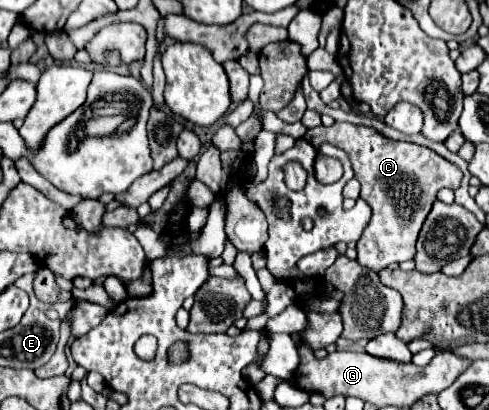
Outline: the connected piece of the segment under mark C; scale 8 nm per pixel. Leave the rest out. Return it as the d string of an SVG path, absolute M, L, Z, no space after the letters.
M335 122L329 127L317 126L307 130L305 140L313 146L323 142L335 144L349 154L355 178L361 182L361 198L373 210L371 222L357 242L357 262L373 272L381 272L389 264L405 262L415 256L417 234L435 202L437 192L441 188L457 190L463 178L463 172L455 164L447 162L433 150L411 142L389 140L367 126L348 122Z

